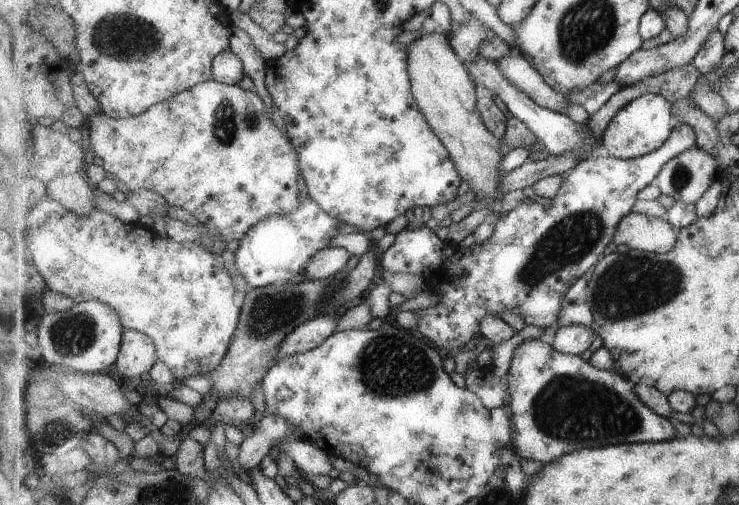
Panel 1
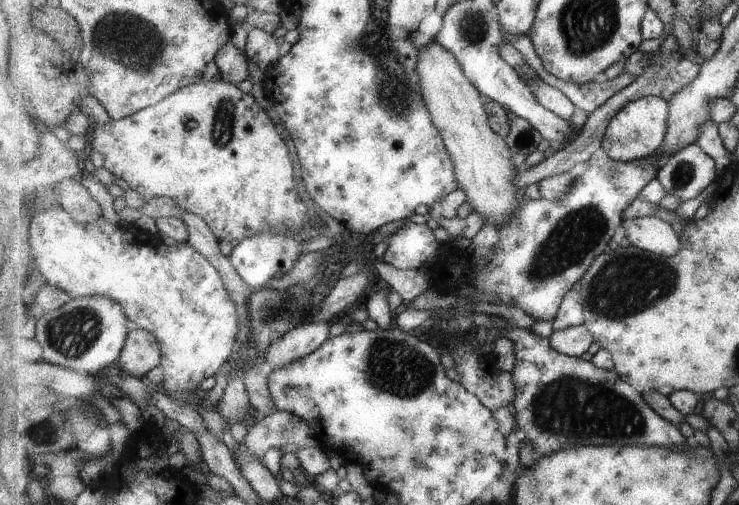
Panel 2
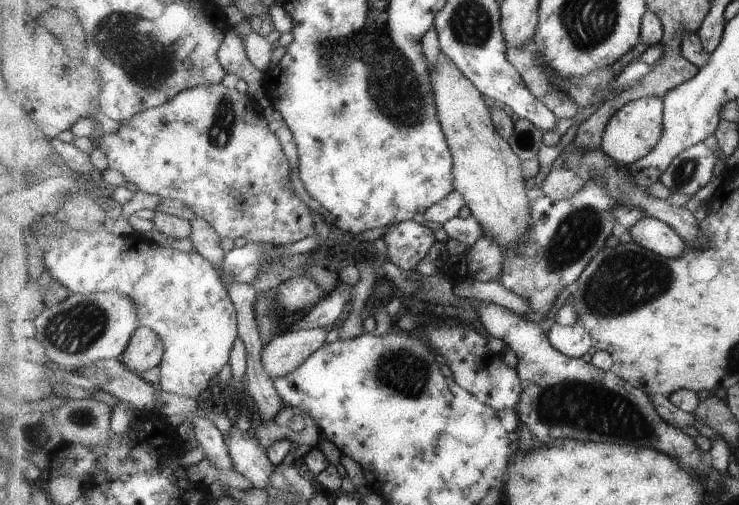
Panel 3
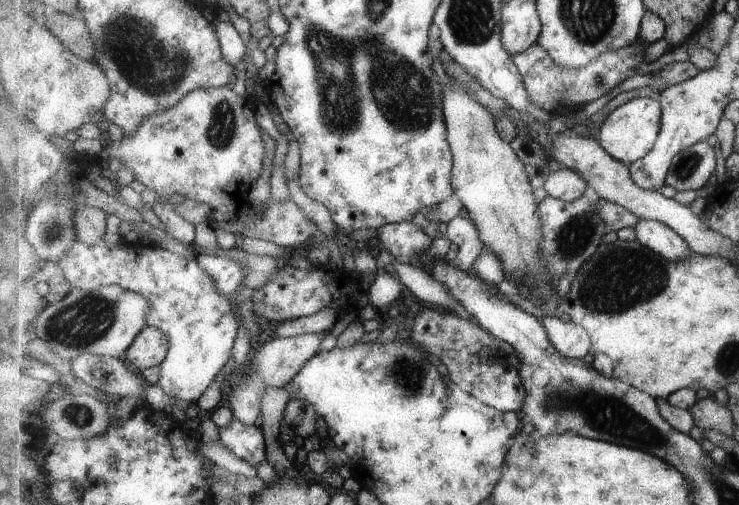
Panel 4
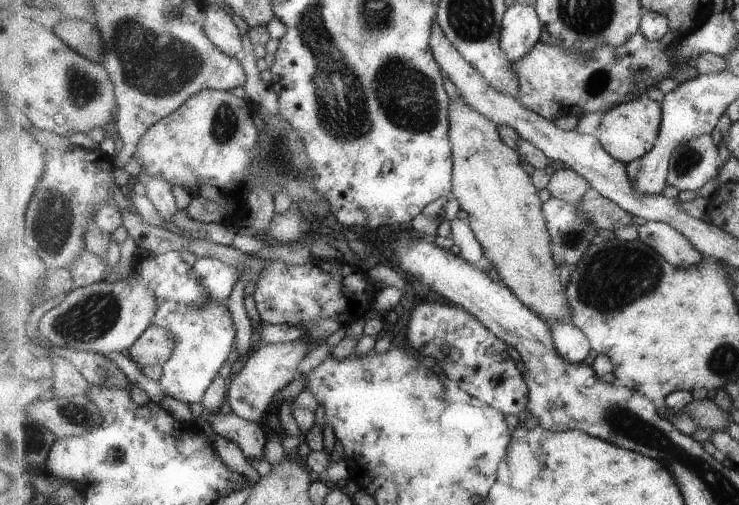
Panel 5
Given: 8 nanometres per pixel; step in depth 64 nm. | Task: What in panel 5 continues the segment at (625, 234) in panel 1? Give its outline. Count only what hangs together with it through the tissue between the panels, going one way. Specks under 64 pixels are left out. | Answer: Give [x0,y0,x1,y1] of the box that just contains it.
[637,221,704,268]

